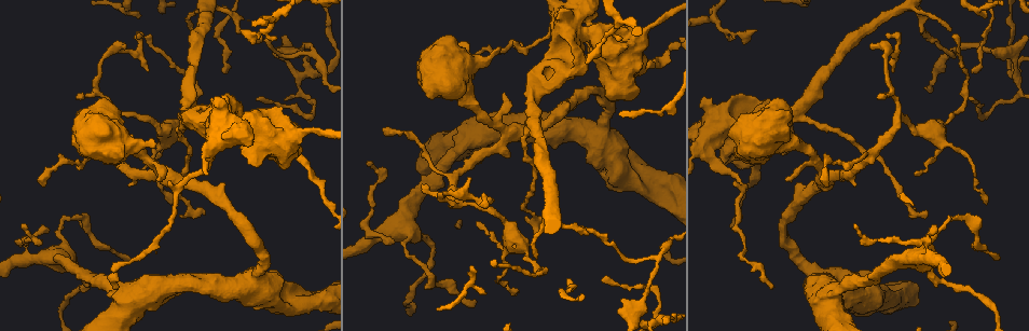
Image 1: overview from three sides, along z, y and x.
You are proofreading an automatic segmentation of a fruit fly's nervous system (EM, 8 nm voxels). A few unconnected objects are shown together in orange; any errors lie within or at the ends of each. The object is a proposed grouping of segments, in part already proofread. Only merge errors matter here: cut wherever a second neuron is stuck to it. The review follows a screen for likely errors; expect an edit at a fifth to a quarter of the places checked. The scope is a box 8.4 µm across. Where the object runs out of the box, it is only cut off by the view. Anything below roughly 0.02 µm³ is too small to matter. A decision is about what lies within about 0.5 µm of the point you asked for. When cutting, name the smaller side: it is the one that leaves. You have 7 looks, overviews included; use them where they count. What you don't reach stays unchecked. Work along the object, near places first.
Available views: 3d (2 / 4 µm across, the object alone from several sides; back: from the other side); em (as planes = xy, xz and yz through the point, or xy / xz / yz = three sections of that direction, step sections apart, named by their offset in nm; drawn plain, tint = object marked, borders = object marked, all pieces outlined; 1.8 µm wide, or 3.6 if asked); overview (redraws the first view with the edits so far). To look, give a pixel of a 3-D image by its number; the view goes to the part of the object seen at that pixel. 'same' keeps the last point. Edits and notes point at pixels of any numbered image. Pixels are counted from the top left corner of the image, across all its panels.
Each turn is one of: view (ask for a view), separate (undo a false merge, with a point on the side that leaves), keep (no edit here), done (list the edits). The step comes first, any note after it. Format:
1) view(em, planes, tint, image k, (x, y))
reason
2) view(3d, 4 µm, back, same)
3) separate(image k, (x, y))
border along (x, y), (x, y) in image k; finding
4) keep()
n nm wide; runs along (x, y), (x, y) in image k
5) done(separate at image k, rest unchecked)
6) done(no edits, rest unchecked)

view(em, 3.6 µm, planes, tint, image 1, (259, 275))
two arms at a narrow angle

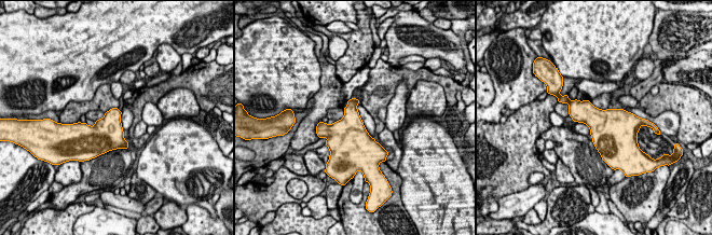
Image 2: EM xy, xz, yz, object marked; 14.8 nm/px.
keep()
one neuron here

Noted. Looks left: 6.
view(em, planes, tint, image 1, (728, 127))
thick turns thin

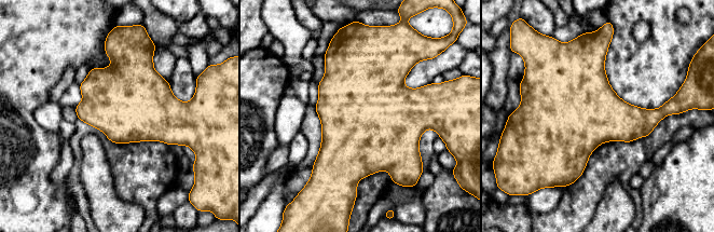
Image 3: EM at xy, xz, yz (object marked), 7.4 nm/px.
keep()
continuous, no second neuron

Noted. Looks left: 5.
view(em, yz, step 4, tint, image 1, (298, 49))
sudden change in width

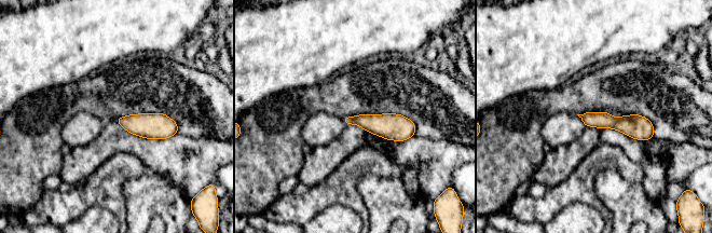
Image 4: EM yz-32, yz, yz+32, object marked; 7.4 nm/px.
keep()
runs along (584, 117), (629, 124), (651, 133) in image 4; all the same neuron

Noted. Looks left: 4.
done(no edits, rest unchecked)

